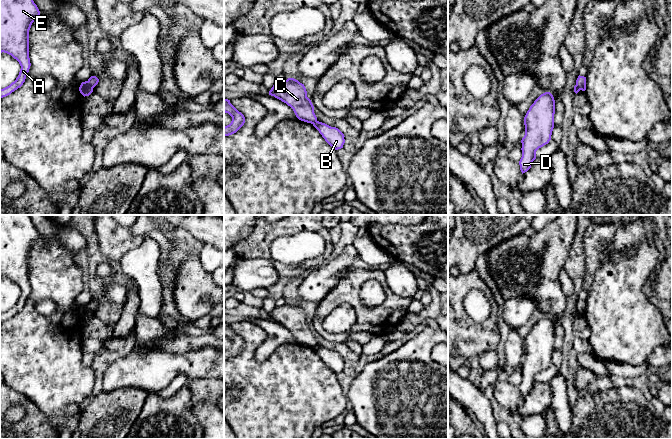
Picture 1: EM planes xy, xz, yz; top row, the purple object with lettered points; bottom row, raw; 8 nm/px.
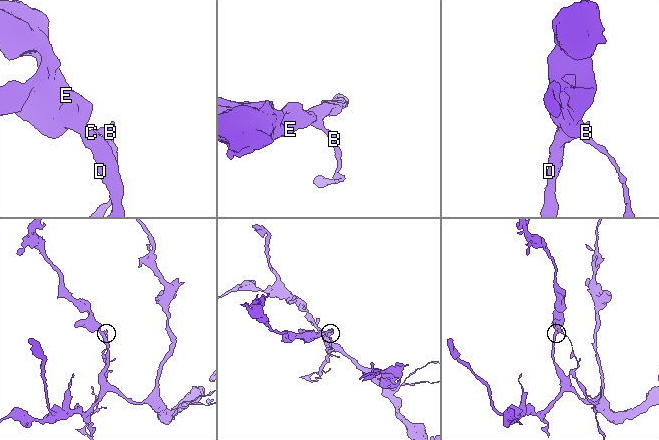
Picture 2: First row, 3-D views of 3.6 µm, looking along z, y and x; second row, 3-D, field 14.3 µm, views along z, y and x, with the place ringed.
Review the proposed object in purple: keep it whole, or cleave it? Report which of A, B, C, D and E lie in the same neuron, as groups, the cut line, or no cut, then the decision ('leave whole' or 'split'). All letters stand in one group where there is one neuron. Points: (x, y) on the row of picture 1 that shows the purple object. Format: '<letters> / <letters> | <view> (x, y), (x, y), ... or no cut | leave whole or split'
A C D E / B | xy (86, 81), (92, 88) | split

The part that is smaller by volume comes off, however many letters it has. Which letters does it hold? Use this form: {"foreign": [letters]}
{"foreign": ["B"]}

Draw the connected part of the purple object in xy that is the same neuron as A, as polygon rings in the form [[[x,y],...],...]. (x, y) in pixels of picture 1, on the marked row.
[[[0,0],[0,53],[11,55],[21,66],[16,80],[0,89],[0,98],[10,95],[25,82],[31,66],[29,30],[39,15],[33,0]]]

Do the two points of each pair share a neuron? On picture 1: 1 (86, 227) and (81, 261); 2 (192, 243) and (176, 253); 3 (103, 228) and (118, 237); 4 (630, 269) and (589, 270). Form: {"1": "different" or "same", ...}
{"1": "different", "2": "same", "3": "same", "4": "different"}

